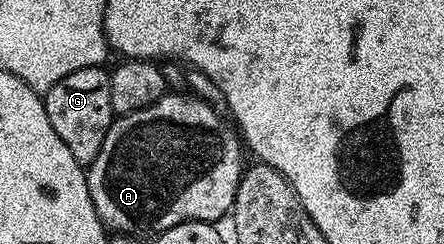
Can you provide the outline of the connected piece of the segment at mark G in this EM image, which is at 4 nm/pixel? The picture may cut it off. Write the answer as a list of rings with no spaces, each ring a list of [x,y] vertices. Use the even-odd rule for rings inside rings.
[[[99,65],[82,67],[82,71],[74,71],[66,75],[66,79],[54,83],[54,87],[50,87],[43,98],[50,127],[58,131],[58,139],[70,147],[70,155],[74,155],[80,165],[91,165],[102,143],[106,141],[106,131],[114,120],[110,103],[109,70]]]

